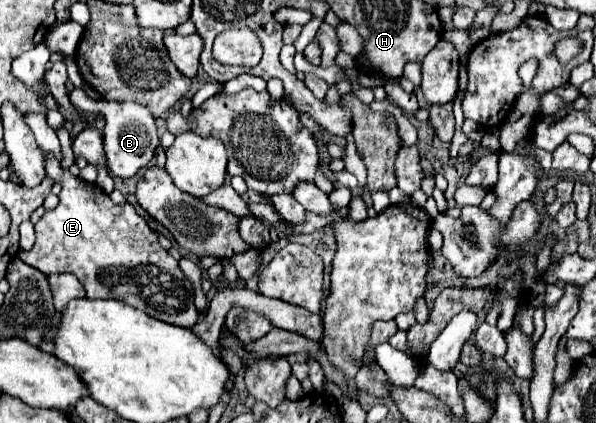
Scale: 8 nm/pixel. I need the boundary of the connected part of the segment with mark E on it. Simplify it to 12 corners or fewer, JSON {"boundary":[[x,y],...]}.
{"boundary":[[61,168],[19,258],[89,300],[199,320],[193,284],[129,202]]}

